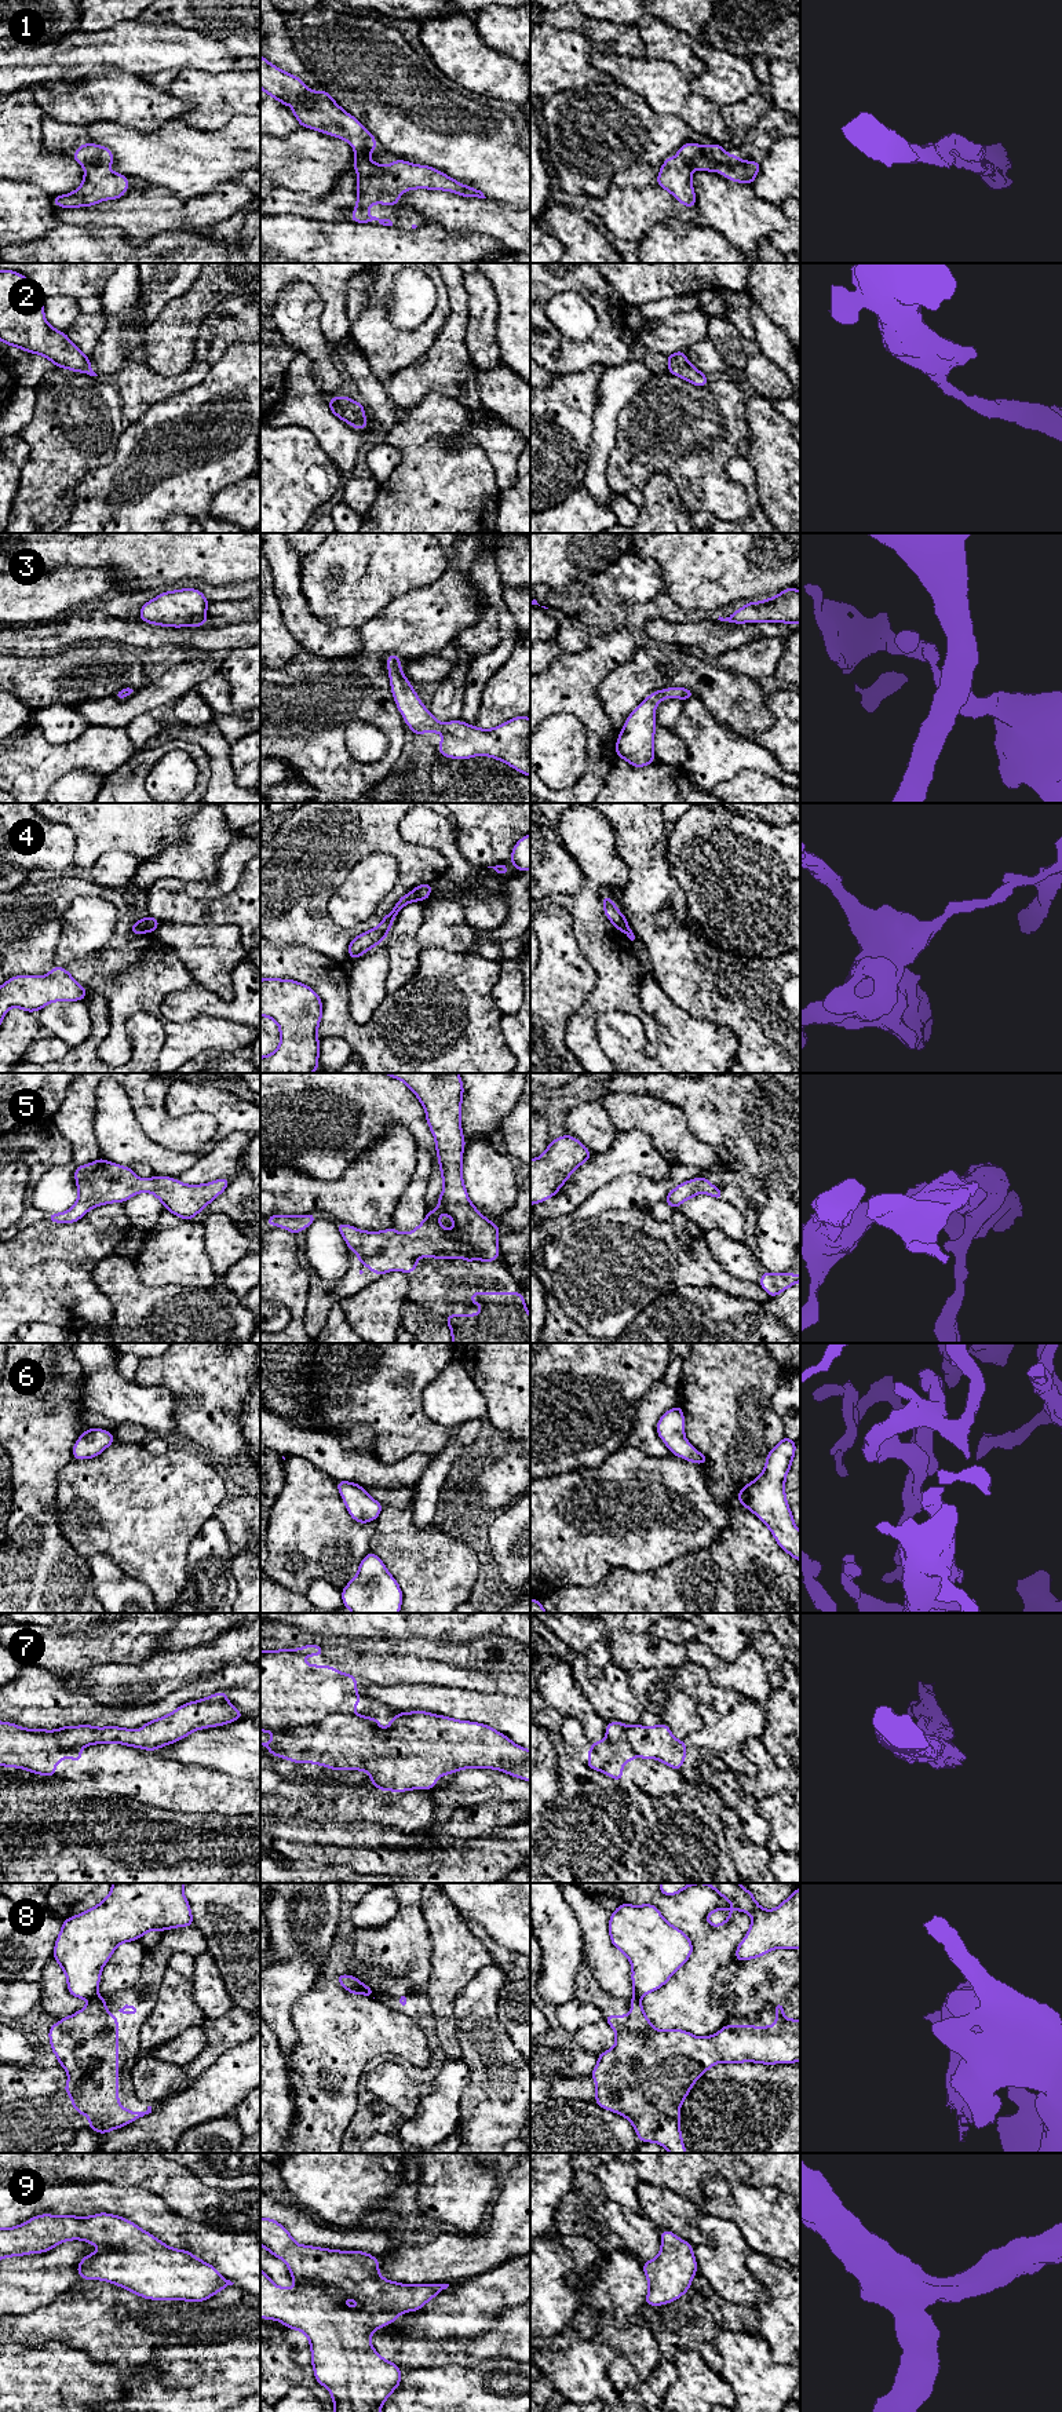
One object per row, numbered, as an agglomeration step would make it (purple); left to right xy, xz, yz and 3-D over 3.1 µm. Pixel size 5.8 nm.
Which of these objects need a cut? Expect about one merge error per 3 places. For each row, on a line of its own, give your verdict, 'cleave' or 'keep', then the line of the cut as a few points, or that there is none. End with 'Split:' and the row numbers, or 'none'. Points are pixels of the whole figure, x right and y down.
1: keep; no cut
2: keep; no cut
3: keep; no cut
4: cleave; cut in xy along (143, 919), (150, 930)
5: keep; no cut
6: keep; no cut
7: cleave; cut in xz along (353, 1712), (332, 1712), (317, 1723), (273, 1734)
8: cleave; cut in xy along (97, 1995), (90, 2000)
9: keep; no cut
Split: 4, 7, 8

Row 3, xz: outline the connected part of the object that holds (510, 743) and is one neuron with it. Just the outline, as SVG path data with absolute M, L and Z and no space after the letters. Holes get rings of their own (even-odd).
M398 654L386 658L393 697L415 737L444 733L437 751L452 759L490 756L530 777L530 718L517 716L494 729L478 729L461 720L441 723L421 704L401 669Z

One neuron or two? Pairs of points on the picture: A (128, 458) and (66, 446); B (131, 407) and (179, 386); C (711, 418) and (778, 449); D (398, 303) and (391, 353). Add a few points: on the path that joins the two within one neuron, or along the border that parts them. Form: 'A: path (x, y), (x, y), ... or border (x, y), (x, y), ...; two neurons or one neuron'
A: border (126, 424), (115, 456), (88, 474); two neurons
B: path (143, 394), (150, 387), (167, 386); one neuron
C: border (745, 404), (751, 437), (747, 456); two neurons
D: border (383, 309), (400, 329), (416, 329), (427, 318); two neurons

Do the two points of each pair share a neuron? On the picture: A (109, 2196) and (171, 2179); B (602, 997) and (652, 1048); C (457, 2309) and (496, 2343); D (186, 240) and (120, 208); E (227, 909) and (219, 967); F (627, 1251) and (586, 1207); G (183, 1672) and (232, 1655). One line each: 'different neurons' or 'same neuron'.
A: different neurons
B: same neuron
C: different neurons
D: different neurons
E: different neurons
F: different neurons
G: same neuron

